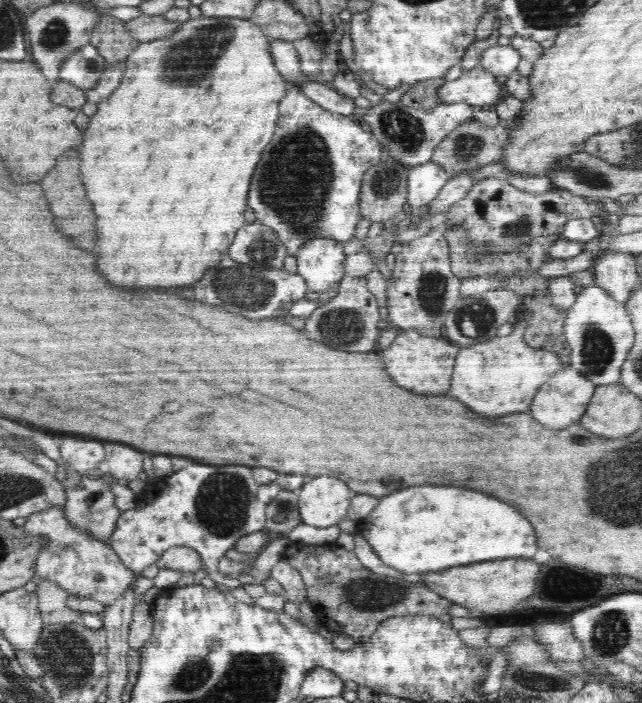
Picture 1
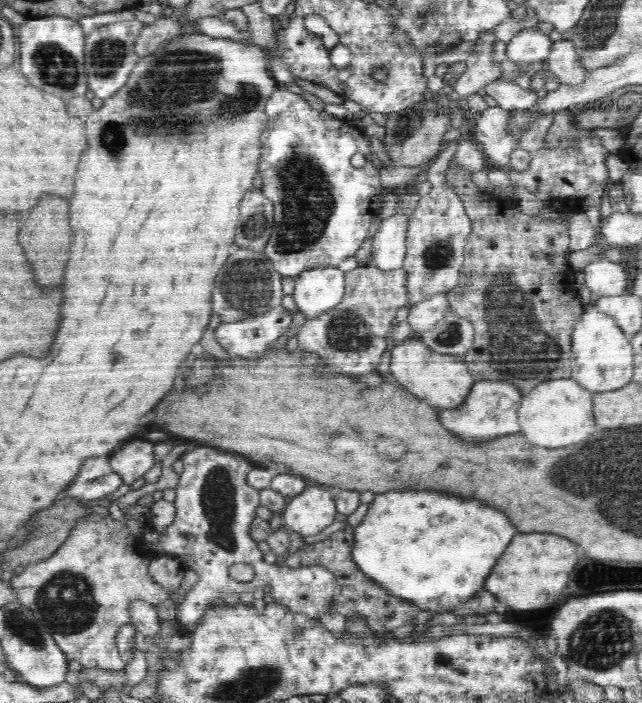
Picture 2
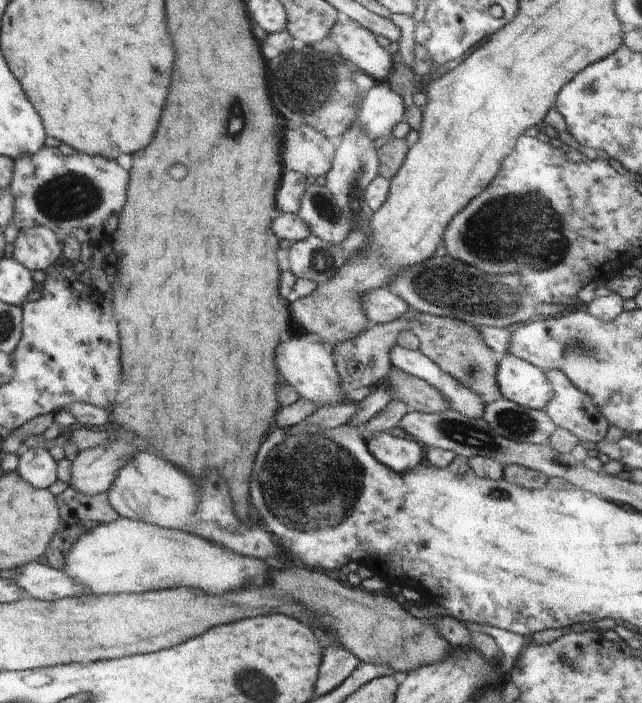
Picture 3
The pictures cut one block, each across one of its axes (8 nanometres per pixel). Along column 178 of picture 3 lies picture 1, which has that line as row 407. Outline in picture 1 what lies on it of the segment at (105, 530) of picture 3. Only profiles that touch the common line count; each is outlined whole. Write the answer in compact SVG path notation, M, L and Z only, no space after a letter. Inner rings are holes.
M571 366L564 367L560 372L555 372L548 382L538 390L532 402L532 416L548 428L566 428L568 424L580 420L580 414L586 412L588 403L596 390L597 385L580 374Z

